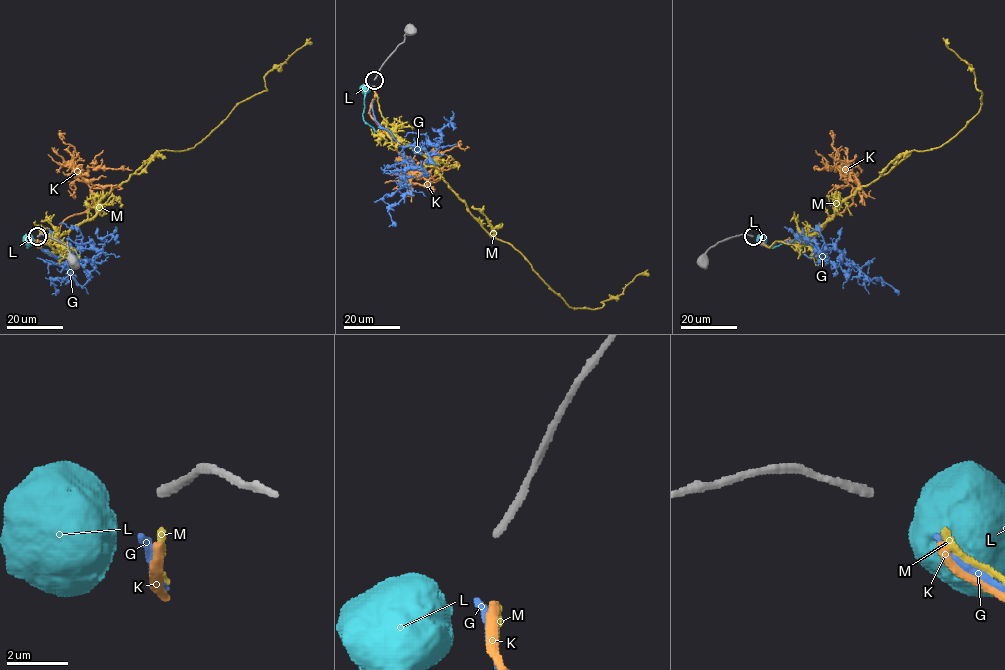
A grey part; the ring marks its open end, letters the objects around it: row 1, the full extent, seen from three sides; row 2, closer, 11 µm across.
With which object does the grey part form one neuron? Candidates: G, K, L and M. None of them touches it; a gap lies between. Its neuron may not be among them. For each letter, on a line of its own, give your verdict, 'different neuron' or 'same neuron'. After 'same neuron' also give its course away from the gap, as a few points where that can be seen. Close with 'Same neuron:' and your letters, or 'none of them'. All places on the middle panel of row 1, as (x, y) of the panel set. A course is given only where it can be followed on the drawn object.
G: different neuron
K: different neuron
L: different neuron
M: same neuron; it runs (374, 86), (386, 126), (433, 162), (470, 214), (494, 238), (509, 243), (569, 306), (601, 308), (647, 269)
Same neuron: M

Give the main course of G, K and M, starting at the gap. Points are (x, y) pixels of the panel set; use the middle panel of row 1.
G: (372, 85), (373, 116), (402, 148), (408, 166), (406, 192), (388, 211), (393, 221), (389, 226)
K: (374, 86), (370, 116), (396, 150), (440, 179), (426, 185), (418, 171), (427, 159), (455, 146), (469, 147)
M: (374, 86), (386, 126), (433, 162), (470, 214), (494, 238), (509, 243), (569, 306), (601, 308), (647, 269)

